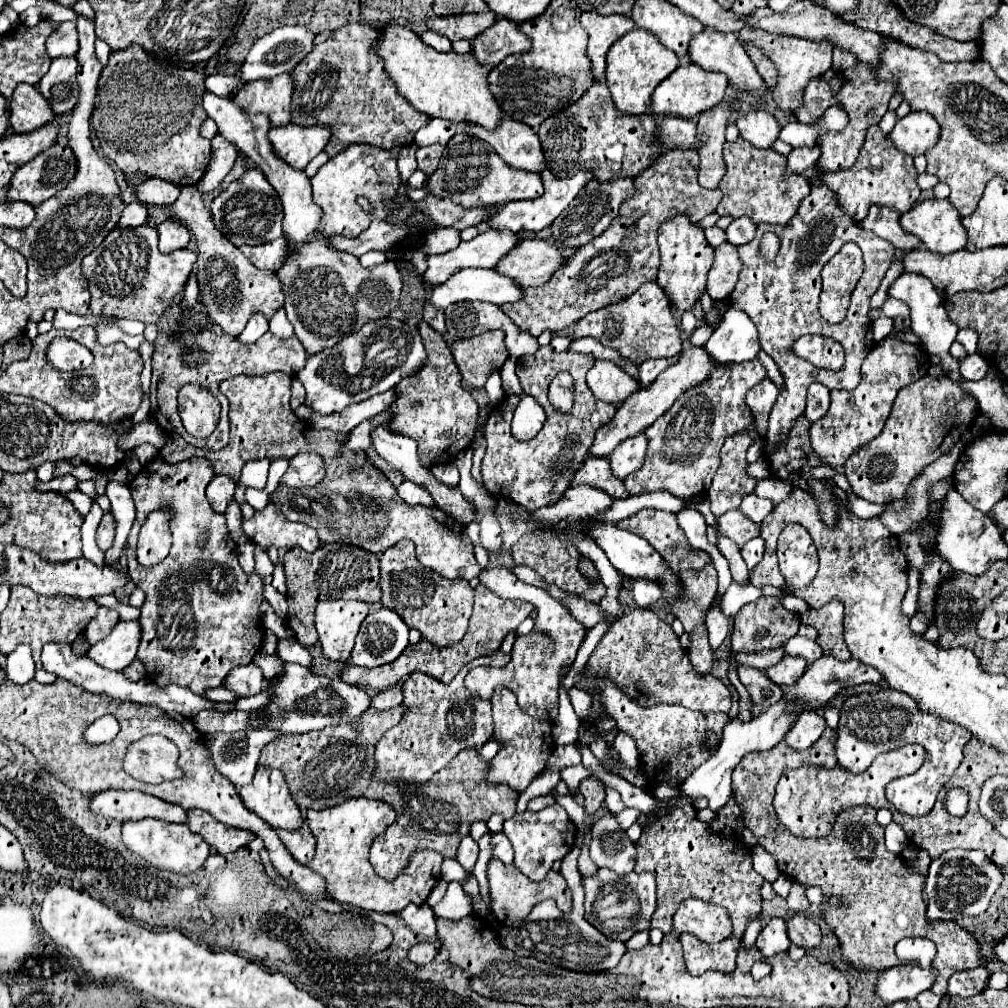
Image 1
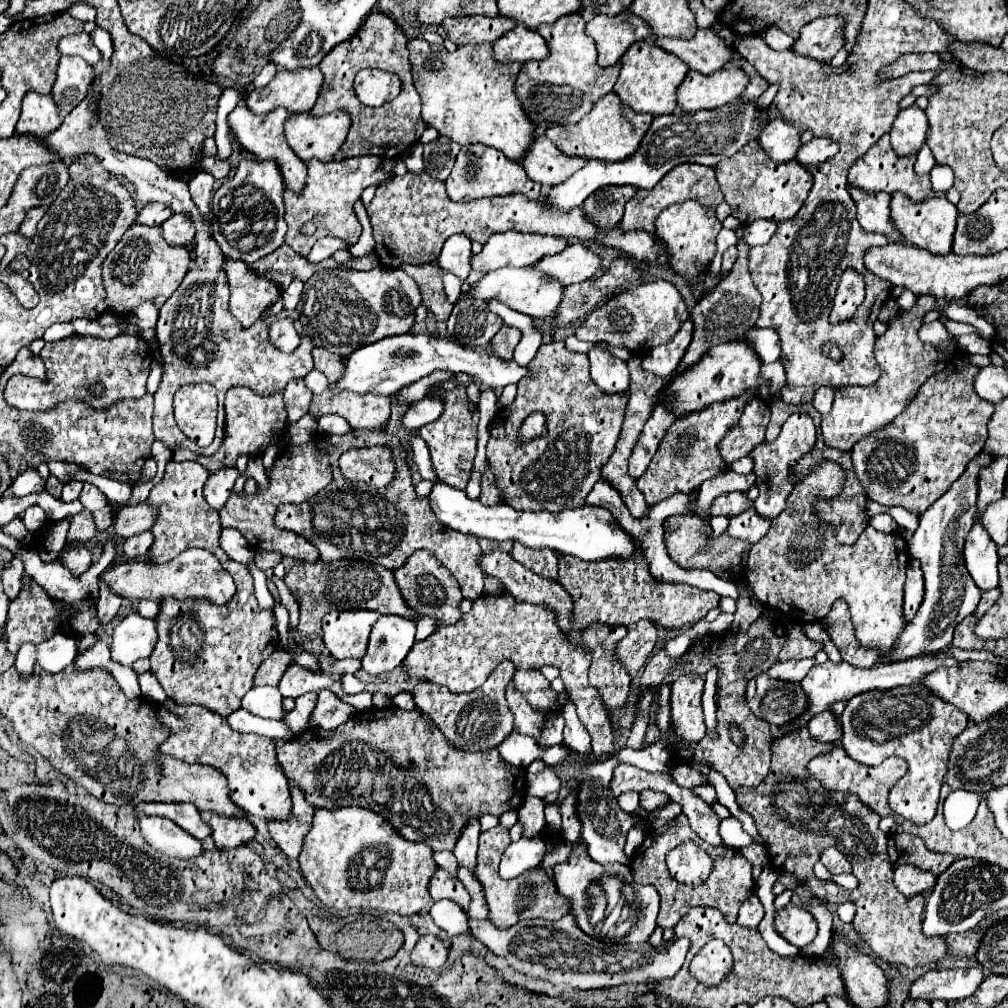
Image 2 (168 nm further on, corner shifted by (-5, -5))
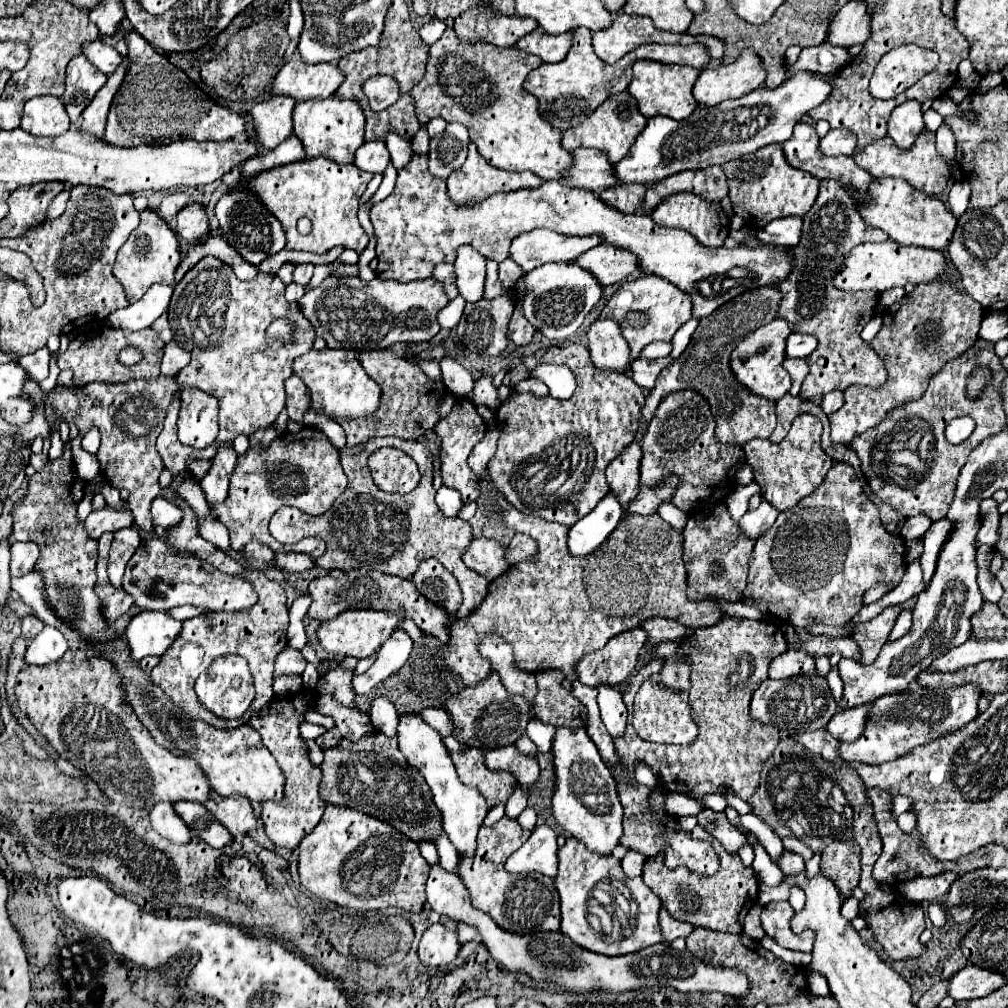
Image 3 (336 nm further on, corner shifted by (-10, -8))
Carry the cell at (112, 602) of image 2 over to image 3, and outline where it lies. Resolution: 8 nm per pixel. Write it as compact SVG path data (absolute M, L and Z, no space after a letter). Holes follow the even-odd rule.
M127 527L127 529L121 529L115 533L115 539L113 539L113 545L109 551L109 567L107 567L109 579L115 587L121 587L123 571L139 545L141 545L141 537L139 537L137 529Z

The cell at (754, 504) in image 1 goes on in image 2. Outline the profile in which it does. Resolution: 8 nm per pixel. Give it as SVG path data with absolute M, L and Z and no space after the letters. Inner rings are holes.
M792 414L786 424L782 426L782 432L780 436L776 438L776 442L762 442L760 446L754 448L754 452L750 454L754 458L754 472L758 476L756 480L756 486L760 490L760 496L754 500L754 508L760 516L772 520L776 518L784 506L786 506L786 498L788 494L792 492L792 484L788 480L788 468L798 460L802 458L806 452L812 450L816 442L816 428L814 428L814 422L808 414Z

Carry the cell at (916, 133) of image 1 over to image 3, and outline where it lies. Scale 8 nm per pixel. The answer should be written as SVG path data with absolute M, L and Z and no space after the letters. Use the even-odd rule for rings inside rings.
M905 101L893 109L889 123L887 123L887 135L895 141L897 147L909 149L923 127L925 127L925 123L923 123L921 103Z

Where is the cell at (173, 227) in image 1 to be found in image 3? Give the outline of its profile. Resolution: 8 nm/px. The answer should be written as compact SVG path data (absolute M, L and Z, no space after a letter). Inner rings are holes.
M191 201L175 217L175 231L187 243L195 243L203 235L207 235L209 231L207 227L209 227L209 219L207 219L205 207L199 201Z

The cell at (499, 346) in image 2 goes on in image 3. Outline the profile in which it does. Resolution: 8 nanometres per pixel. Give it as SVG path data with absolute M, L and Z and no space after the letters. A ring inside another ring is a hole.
M515 305L513 317L509 321L509 339L519 347L519 345L531 343L533 333L535 333L535 327L529 325L529 321L523 315L523 309L519 309L519 305Z

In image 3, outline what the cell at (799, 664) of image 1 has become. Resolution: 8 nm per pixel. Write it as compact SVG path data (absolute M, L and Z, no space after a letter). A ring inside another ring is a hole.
M791 647L783 655L775 657L775 661L771 661L769 677L771 679L789 679L793 675L811 673L813 669L815 669L815 659L811 655L807 655L805 651L797 651Z

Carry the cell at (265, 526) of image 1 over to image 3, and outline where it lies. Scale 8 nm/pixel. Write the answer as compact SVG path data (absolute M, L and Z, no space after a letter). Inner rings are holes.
M303 427L299 433L289 435L289 437L281 435L275 441L271 441L267 449L257 449L257 451L249 449L249 451L237 457L237 465L231 475L227 501L219 505L211 505L217 519L229 529L231 549L239 551L249 541L259 539L267 543L275 553L295 551L295 553L309 553L313 559L321 557L321 553L327 547L323 539L307 539L295 545L281 545L279 541L271 537L269 529L257 529L257 523L259 527L265 527L271 515L279 507L285 507L285 505L297 507L309 515L327 513L333 507L335 499L347 489L347 477L339 463L339 451L315 427ZM257 463L267 463L267 465L257 471ZM315 463L323 463L323 469Z

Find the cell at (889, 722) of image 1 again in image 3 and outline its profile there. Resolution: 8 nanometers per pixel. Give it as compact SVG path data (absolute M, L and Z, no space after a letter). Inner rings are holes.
M913 683L903 693L883 695L871 703L865 733L853 743L839 743L839 757L843 757L847 763L857 761L877 765L907 755L915 745L925 745L973 721L979 715L979 697L983 697L983 689L979 689L975 683L965 683L949 689L921 689L917 683Z

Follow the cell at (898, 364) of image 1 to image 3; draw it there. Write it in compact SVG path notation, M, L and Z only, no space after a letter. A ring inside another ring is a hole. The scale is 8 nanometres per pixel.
M931 281L931 285L917 285L913 293L907 293L901 301L887 307L883 313L883 325L869 343L885 363L887 385L879 389L851 385L845 391L843 409L829 415L833 443L849 445L855 435L883 421L891 409L923 397L929 379L939 369L943 369L945 363L965 353L979 339L977 333L983 315L983 305L971 301L967 293L955 289L951 281Z

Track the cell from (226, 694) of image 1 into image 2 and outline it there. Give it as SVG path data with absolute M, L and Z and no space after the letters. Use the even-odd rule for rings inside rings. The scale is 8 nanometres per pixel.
M252 688L242 698L242 708L256 716L274 720L280 720L286 714L286 710L282 708L282 696L276 688Z

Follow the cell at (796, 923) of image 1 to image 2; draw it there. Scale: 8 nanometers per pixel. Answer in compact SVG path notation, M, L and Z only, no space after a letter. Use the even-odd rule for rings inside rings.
M794 906L778 910L774 918L774 926L790 944L798 948L808 946L818 932L814 916L808 910L794 908Z

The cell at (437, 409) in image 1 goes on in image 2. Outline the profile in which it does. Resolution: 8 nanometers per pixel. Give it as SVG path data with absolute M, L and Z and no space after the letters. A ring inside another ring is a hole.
M456 374L454 380L458 386L454 390L442 390L442 384L436 384L428 390L430 396L440 396L444 402L444 412L438 416L438 420L422 426L418 430L418 436L426 440L430 448L432 466L440 478L440 482L446 482L458 490L466 490L466 482L470 478L472 460L476 454L476 428L478 428L478 408L470 404L466 396L466 388L472 382L468 374Z

